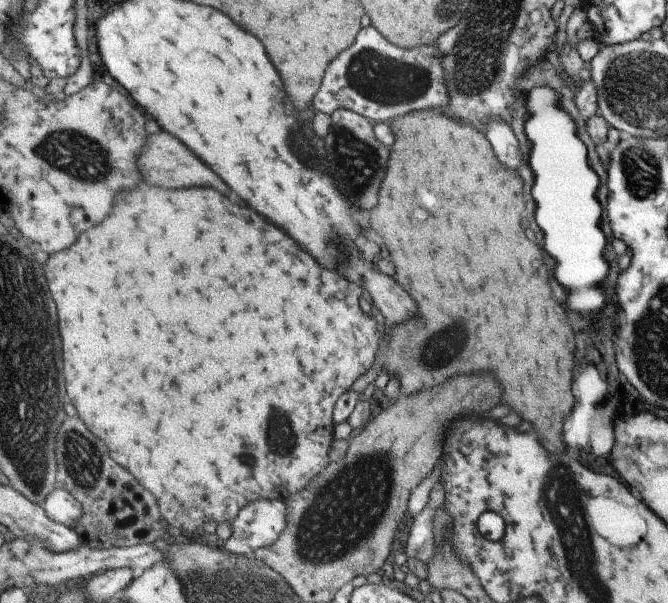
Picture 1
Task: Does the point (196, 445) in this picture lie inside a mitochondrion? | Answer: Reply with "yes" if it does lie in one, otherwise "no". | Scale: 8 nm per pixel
no

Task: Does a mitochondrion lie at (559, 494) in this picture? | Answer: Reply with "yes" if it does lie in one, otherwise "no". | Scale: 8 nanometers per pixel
yes

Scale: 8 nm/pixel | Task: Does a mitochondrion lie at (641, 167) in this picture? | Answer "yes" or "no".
yes

